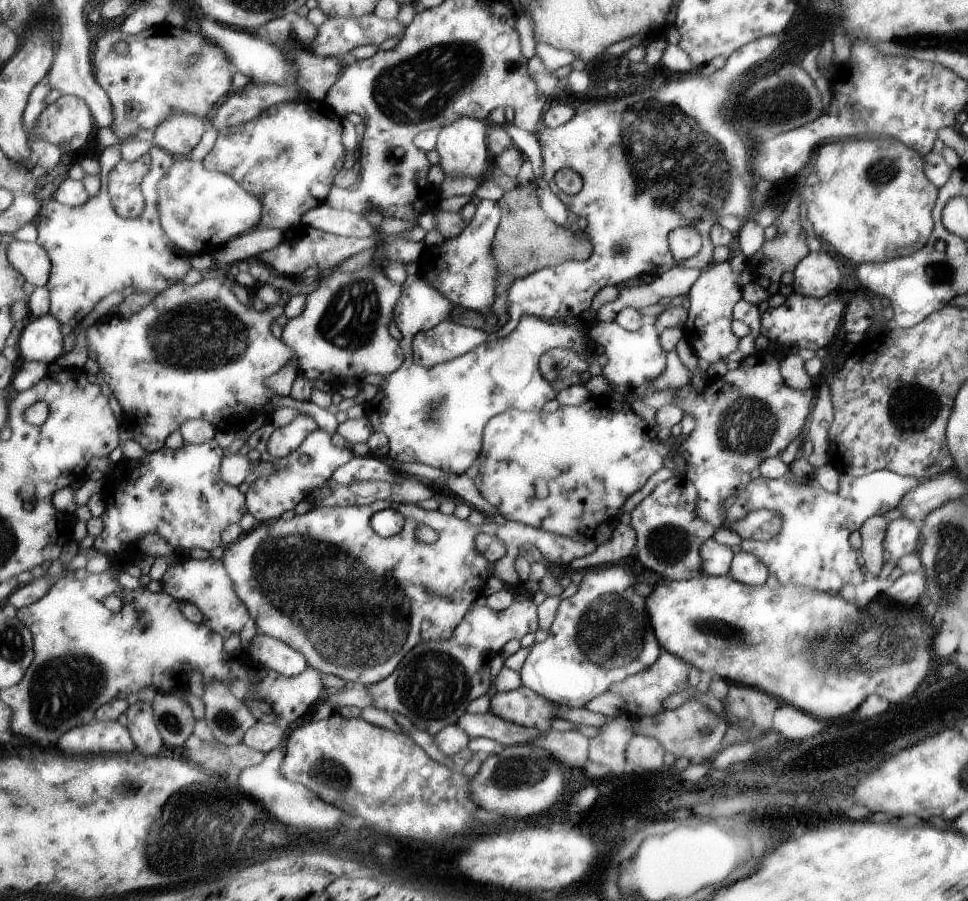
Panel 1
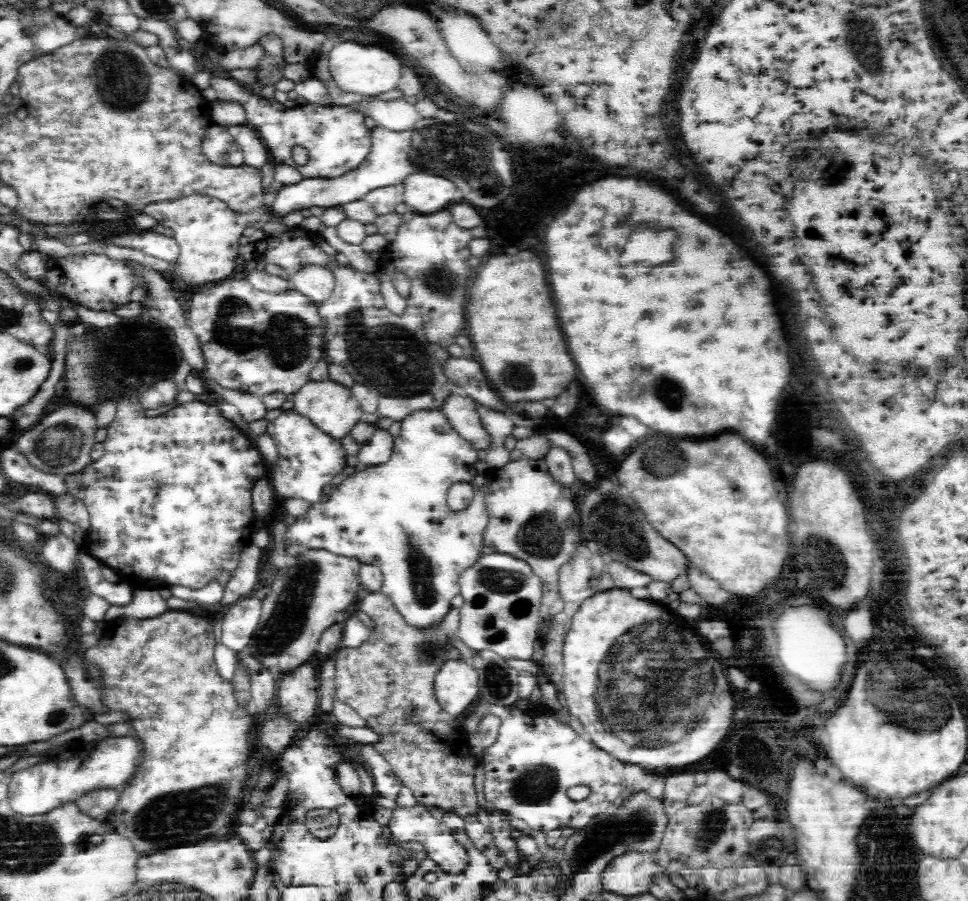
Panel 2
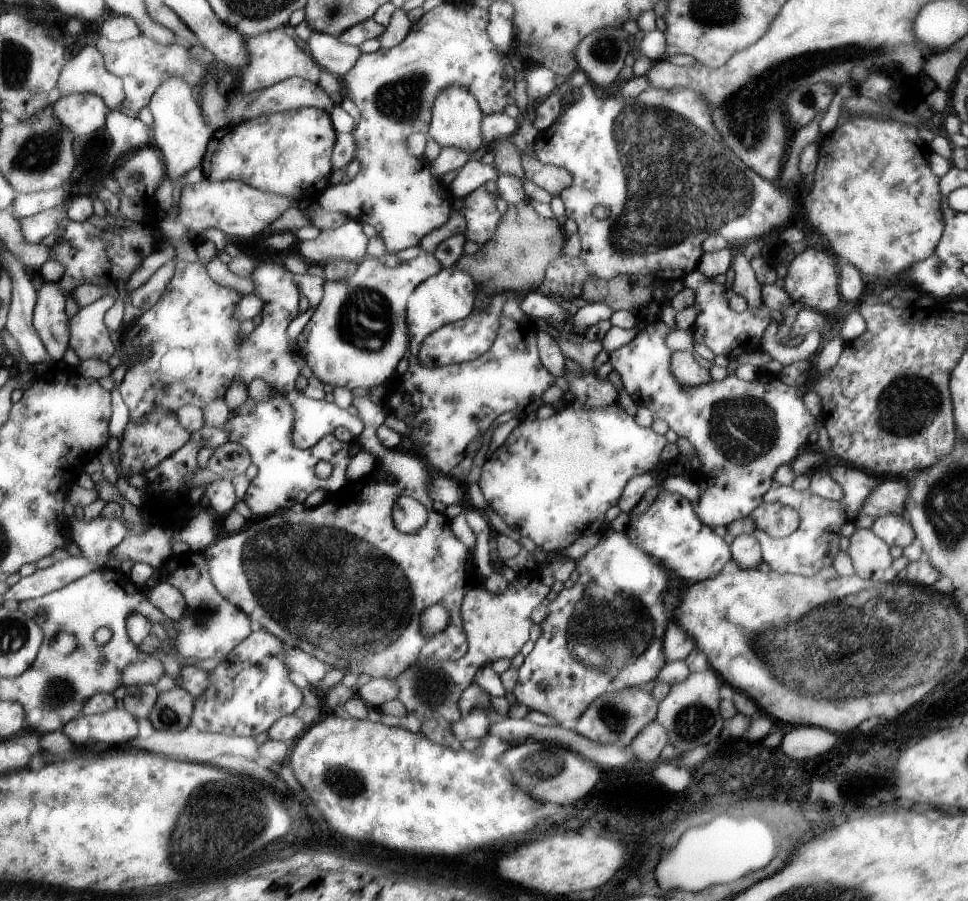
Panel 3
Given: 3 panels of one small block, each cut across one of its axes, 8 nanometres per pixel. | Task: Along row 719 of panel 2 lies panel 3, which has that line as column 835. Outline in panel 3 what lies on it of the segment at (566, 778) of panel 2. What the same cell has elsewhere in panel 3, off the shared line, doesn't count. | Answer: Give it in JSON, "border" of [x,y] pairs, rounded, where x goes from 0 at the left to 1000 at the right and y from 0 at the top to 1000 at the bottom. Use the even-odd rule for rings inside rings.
{"border":[[[861,513],[854,517],[858,533],[869,542],[869,550],[865,555],[852,555],[846,550],[836,548],[834,544],[821,546],[817,539],[805,539],[799,548],[799,559],[817,562],[825,570],[825,586],[815,593],[815,597],[792,597],[790,593],[784,595],[786,606],[786,624],[794,628],[796,635],[805,637],[821,637],[821,639],[842,639],[842,635],[850,628],[858,628],[861,617],[867,613],[867,584],[873,579],[873,564],[875,564],[875,582],[879,582],[887,570],[889,555],[902,544],[904,533],[892,526],[887,519],[871,517]]]}

